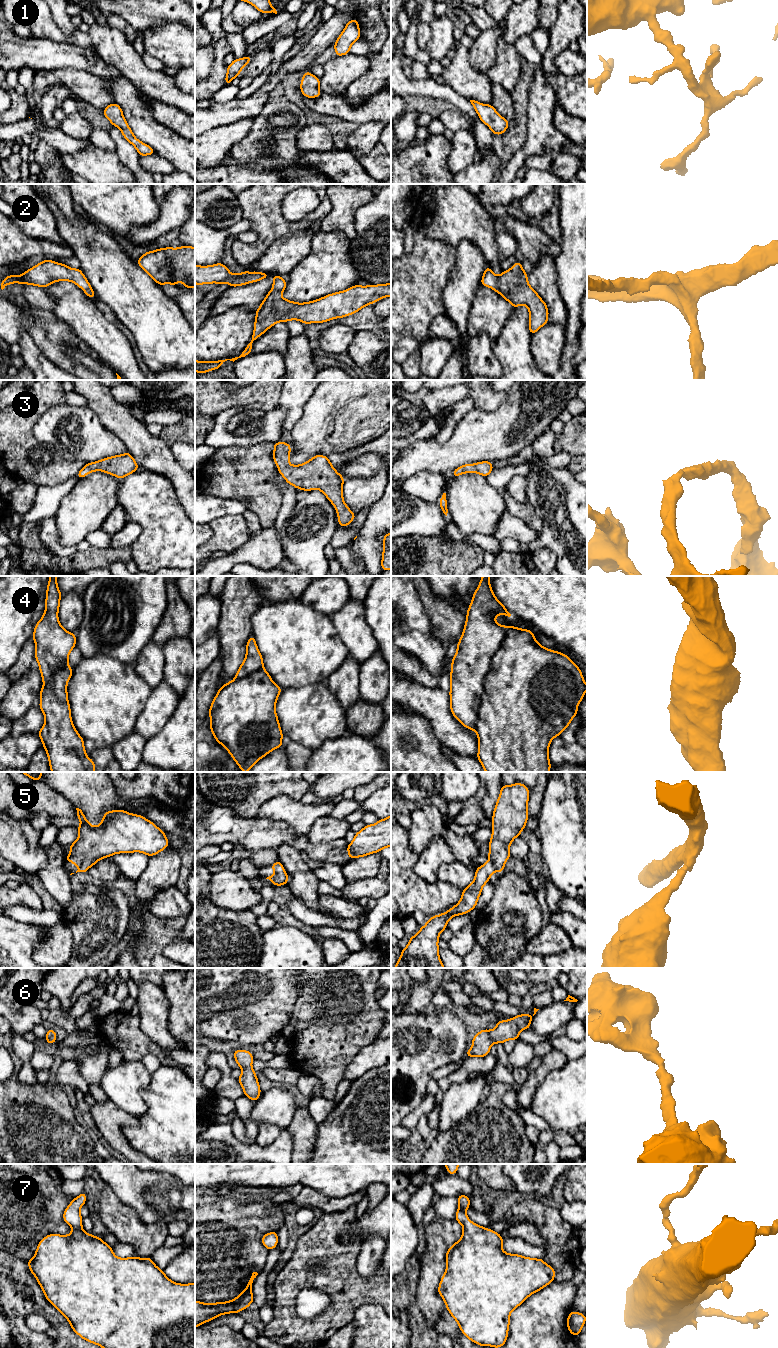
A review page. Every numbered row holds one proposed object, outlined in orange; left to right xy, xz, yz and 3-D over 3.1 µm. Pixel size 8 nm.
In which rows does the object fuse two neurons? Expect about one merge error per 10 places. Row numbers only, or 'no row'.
no row

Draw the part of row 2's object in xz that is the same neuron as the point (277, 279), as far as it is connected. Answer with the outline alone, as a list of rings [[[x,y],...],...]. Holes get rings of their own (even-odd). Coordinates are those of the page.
[[[281,275],[273,276],[273,287],[271,288],[271,291],[267,293],[265,299],[261,302],[260,307],[256,310],[254,332],[251,341],[248,343],[245,350],[239,357],[212,362],[195,360],[195,371],[198,374],[206,373],[222,367],[222,364],[227,360],[234,362],[238,358],[245,357],[251,354],[253,342],[278,322],[286,323],[290,320],[298,320],[300,322],[303,322],[304,324],[327,322],[332,319],[343,318],[351,314],[355,314],[363,307],[369,304],[373,304],[382,298],[391,296],[391,283],[379,285],[370,284],[368,286],[360,286],[357,284],[347,290],[328,294],[314,301],[297,303],[292,302],[288,299],[284,299],[280,295],[282,292],[285,291],[286,286],[287,282],[282,279]]]

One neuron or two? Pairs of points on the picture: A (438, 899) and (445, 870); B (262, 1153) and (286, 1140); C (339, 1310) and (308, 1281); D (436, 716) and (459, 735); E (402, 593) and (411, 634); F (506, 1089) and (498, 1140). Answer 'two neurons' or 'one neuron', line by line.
A: two neurons
B: one neuron
C: one neuron
D: one neuron
E: one neuron
F: one neuron

